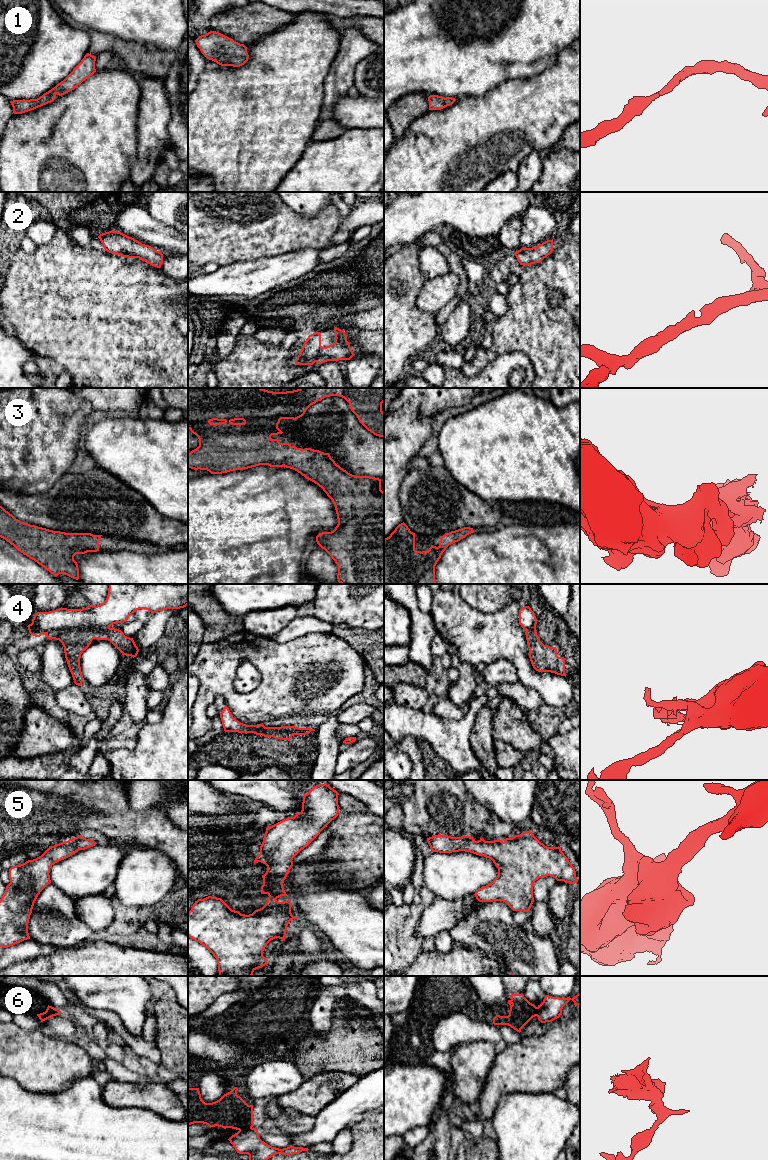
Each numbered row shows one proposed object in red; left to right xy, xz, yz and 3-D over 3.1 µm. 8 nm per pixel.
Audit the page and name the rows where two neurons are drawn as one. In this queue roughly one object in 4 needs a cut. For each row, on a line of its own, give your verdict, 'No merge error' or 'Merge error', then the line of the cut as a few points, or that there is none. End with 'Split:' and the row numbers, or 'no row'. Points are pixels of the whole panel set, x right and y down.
1: No merge error. No split
2: No merge error. No split
3: No merge error. No split
4: Merge error. Split along xy (109, 626), (101, 628), (65, 627), (46, 634)
5: No merge error. No split
6: Merge error. Split along xz (251, 1127), (239, 1131)
Split: 4, 6

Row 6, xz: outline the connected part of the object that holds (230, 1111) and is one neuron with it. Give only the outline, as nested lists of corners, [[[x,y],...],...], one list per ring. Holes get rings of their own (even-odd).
[[[234,1087],[219,1100],[205,1103],[199,1088],[188,1088],[188,1125],[203,1123],[211,1127],[245,1130],[252,1128],[253,1105],[248,1105],[237,1095]]]

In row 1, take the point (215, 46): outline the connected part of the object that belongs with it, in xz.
[[[216,31],[199,36],[196,45],[209,60],[221,66],[240,67],[249,58],[247,47]]]

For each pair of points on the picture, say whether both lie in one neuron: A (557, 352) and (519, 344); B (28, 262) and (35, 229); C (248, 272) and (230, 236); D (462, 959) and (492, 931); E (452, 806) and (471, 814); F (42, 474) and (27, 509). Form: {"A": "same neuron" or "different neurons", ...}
{"A": "same neuron", "B": "different neurons", "C": "different neurons", "D": "different neurons", "E": "same neuron", "F": "different neurons"}

